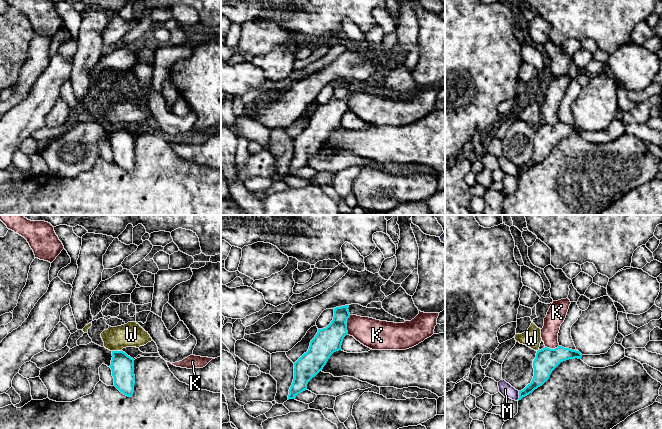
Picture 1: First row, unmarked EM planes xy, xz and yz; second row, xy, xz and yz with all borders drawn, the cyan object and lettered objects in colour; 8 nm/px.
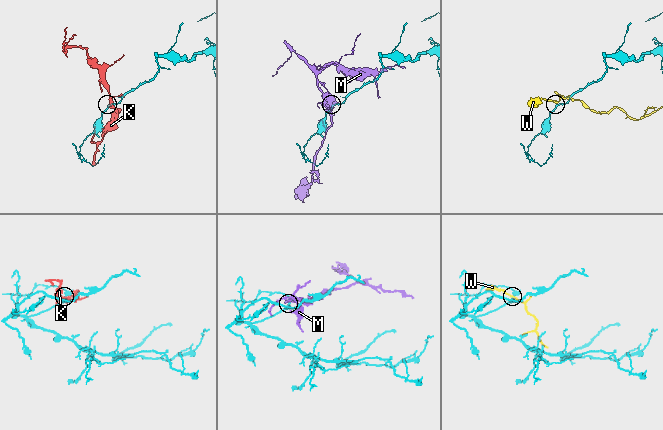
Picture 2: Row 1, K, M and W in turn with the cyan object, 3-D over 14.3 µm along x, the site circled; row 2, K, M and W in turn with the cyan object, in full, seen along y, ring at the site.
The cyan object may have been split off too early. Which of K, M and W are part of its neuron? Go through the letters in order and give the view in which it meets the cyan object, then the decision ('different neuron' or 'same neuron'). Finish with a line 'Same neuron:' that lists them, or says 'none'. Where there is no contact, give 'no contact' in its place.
K: contact in xz; different neuron
M: contact in yz; different neuron
W: contact in xy; different neuron
Same neuron: none

